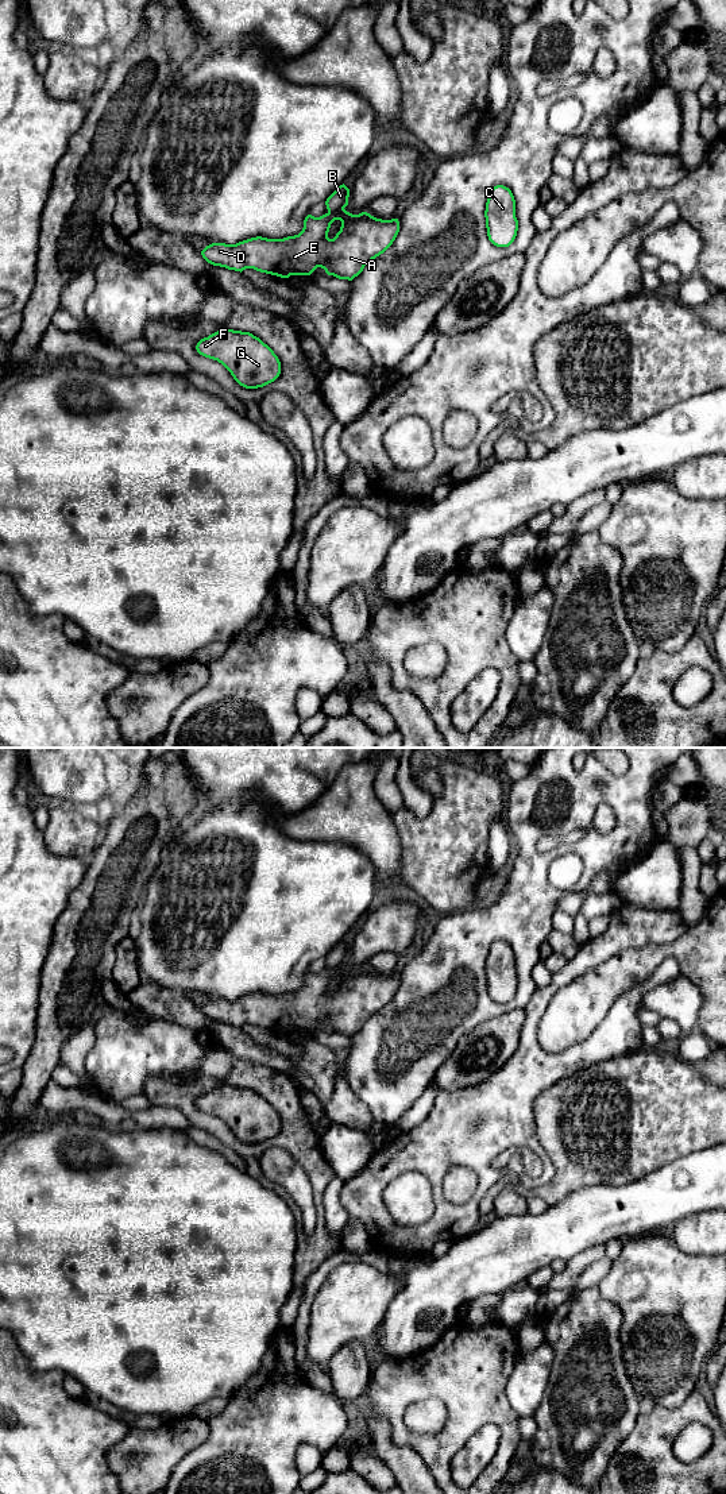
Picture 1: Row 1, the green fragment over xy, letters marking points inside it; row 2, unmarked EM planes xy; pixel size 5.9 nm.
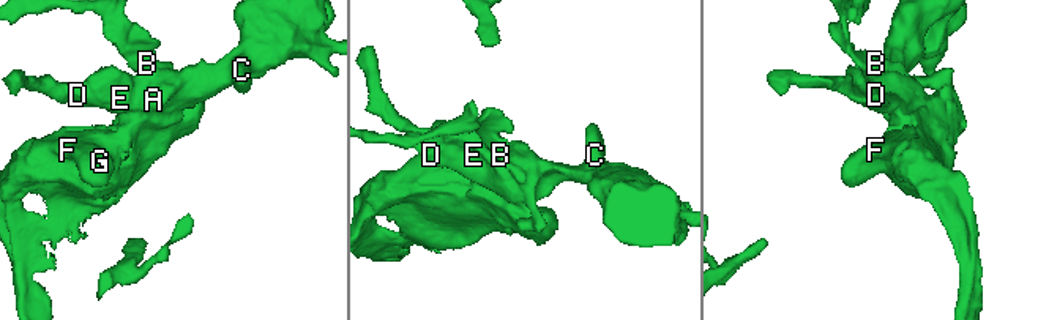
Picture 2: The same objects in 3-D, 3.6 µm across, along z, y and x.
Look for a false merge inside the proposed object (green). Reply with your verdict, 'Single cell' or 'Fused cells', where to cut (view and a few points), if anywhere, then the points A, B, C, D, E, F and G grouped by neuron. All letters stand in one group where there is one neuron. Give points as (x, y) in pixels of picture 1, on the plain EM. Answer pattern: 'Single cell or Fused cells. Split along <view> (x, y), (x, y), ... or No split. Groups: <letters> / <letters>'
Fused cells. Split along xy (343, 964), (328, 968). Groups: A C D E F G / B

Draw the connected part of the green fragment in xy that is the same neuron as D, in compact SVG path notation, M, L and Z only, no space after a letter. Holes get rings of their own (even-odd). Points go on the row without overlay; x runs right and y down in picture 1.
M340 965L320 973L308 970L302 987L294 992L283 995L256 992L236 1000L212 999L201 1007L201 1011L213 1022L240 1028L246 1024L254 1024L260 1028L289 1034L290 1031L310 1031L317 1023L321 1023L328 1031L352 1036L363 1027L366 1020L393 1000L398 988L398 974L382 976L367 968L352 970L345 965ZM335 976L340 976L341 983L336 992L329 995L328 988Z

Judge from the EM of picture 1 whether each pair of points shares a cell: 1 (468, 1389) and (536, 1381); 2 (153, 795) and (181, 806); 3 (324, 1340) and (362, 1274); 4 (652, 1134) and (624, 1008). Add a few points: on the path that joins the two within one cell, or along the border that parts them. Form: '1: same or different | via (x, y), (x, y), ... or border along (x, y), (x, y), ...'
1: different | border along (518, 1355), (505, 1388), (505, 1397), (517, 1415)
2: same | via (159, 800), (174, 800)
3: same | via (332, 1324), (352, 1301), (356, 1290)
4: different | border along (643, 1046), (625, 1054), (602, 1060)

